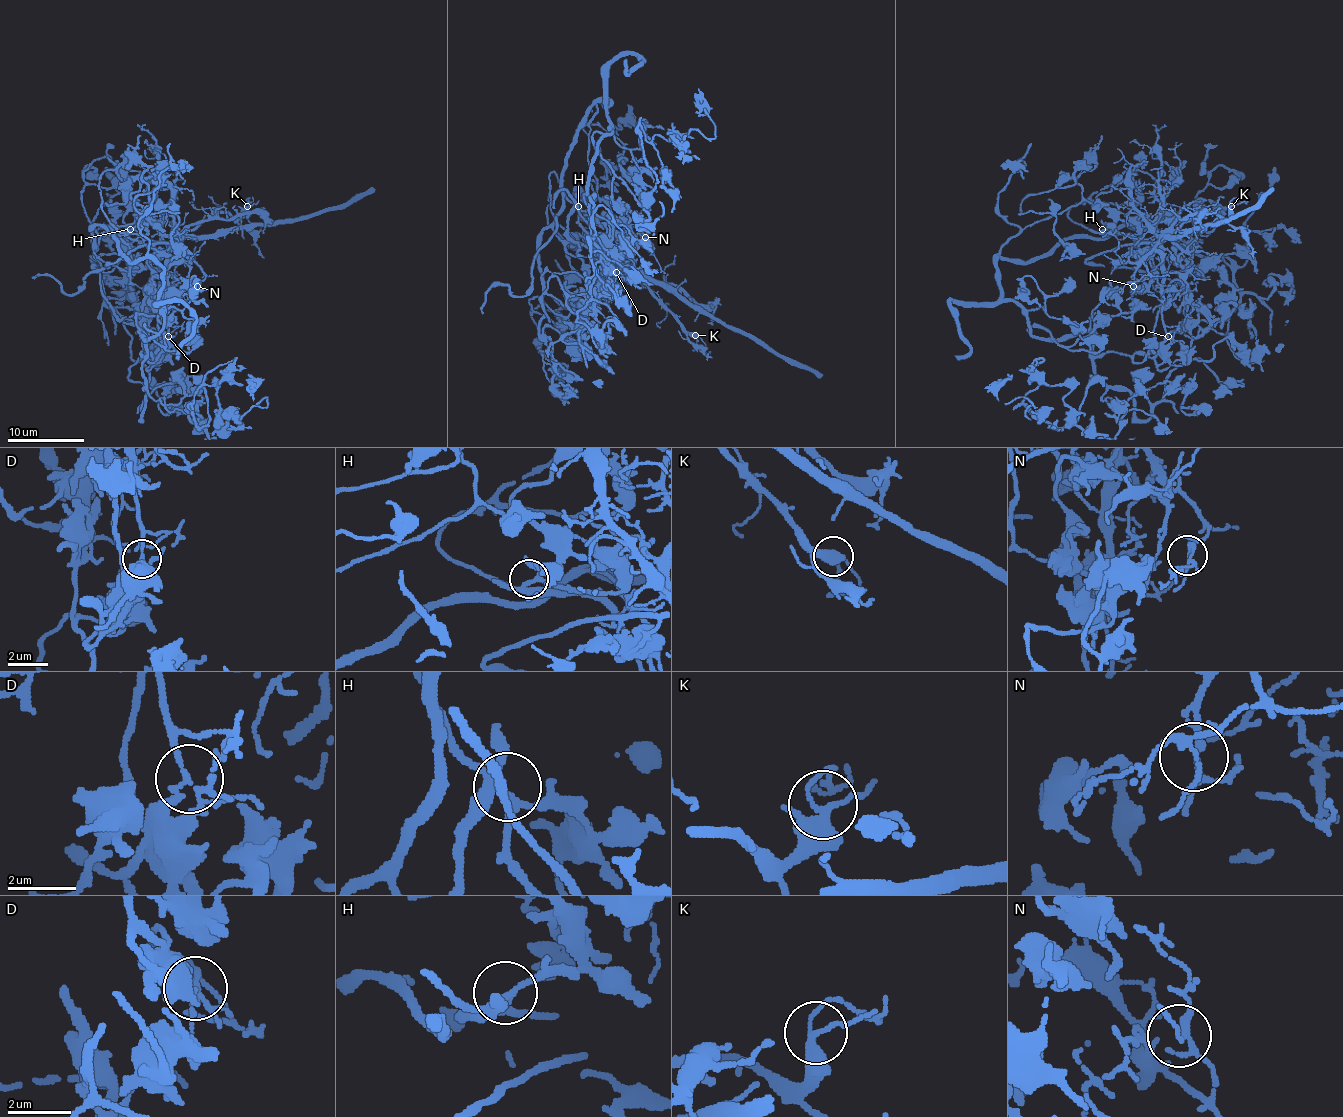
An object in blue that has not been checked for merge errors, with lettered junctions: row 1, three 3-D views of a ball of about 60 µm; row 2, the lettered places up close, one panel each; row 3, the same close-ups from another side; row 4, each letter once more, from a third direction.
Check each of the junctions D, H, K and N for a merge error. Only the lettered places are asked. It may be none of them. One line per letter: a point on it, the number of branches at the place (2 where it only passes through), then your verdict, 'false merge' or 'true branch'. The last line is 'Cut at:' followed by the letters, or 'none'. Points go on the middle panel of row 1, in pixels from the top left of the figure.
D: at (616, 272); 5 branches meet; false merge
H: at (578, 206); 5 branches meet; true branch
K: at (695, 335); 4 branches meet; true branch
N: at (645, 237); 4 branches meet; true branch
Cut at: D

